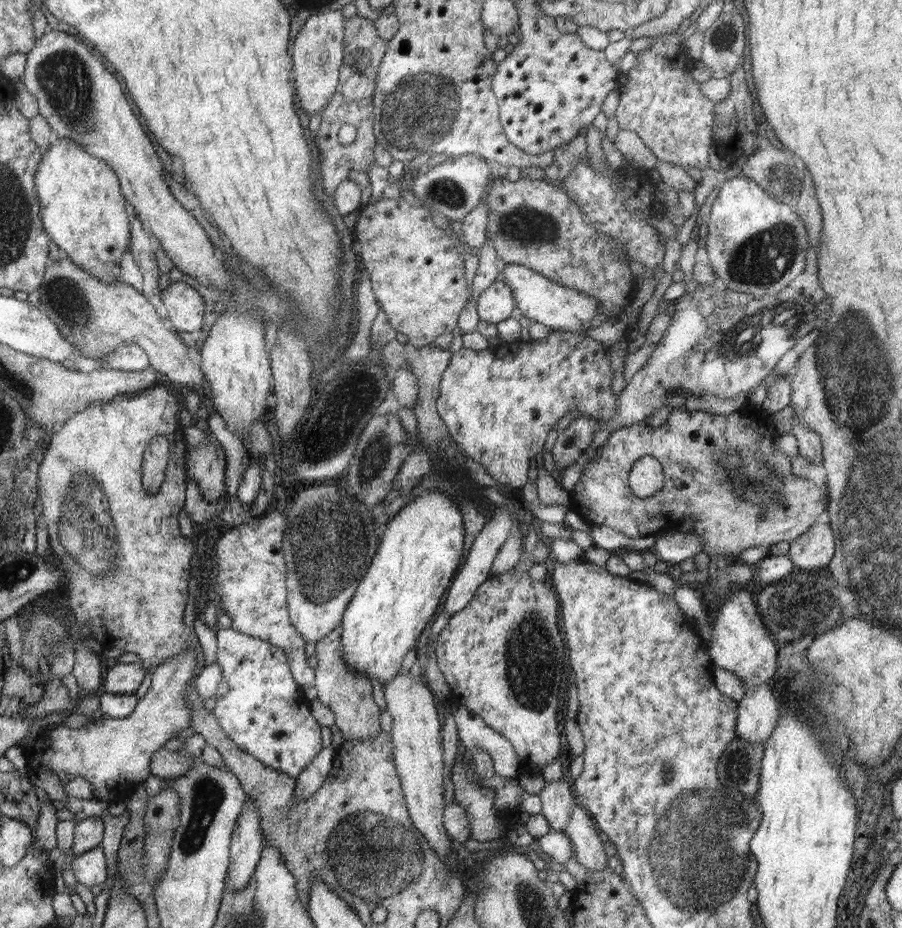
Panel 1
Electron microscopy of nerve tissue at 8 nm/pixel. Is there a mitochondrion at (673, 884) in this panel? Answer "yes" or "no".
yes

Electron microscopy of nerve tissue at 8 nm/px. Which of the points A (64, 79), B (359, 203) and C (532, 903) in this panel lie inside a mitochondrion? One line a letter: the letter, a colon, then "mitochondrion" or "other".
A: mitochondrion
B: other
C: mitochondrion

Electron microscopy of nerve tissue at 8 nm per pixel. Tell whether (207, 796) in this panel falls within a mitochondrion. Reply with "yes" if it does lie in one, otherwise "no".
yes

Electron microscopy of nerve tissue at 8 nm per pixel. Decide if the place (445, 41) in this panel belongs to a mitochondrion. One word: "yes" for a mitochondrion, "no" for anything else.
no

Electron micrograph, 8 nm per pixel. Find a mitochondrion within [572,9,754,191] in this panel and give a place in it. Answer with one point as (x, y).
(721, 39)

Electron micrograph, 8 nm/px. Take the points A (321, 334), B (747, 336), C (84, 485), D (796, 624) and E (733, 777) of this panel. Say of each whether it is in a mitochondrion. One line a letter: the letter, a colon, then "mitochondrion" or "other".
A: other
B: mitochondrion
C: mitochondrion
D: mitochondrion
E: mitochondrion

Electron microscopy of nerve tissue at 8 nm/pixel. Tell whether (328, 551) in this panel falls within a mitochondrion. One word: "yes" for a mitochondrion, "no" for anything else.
yes

